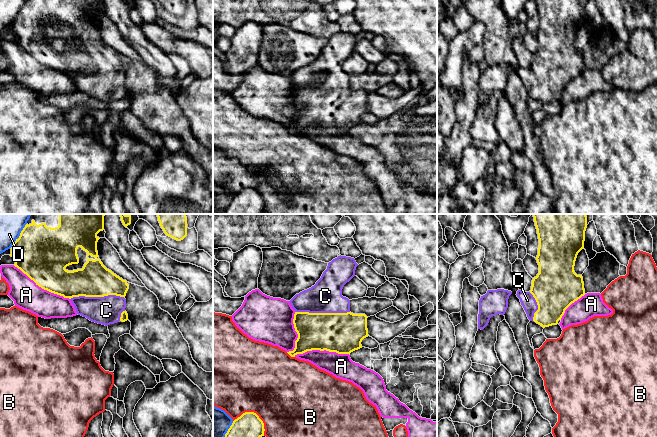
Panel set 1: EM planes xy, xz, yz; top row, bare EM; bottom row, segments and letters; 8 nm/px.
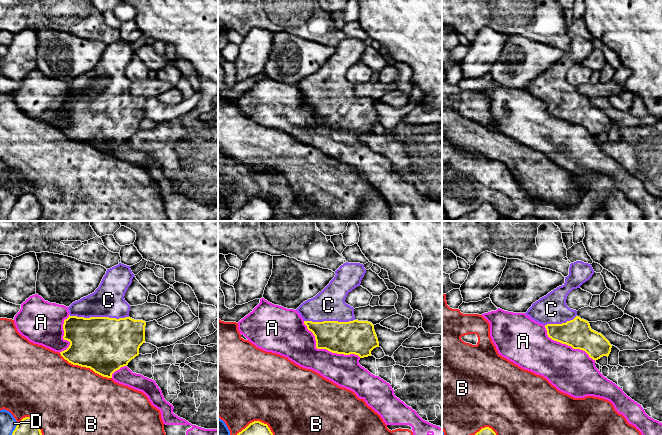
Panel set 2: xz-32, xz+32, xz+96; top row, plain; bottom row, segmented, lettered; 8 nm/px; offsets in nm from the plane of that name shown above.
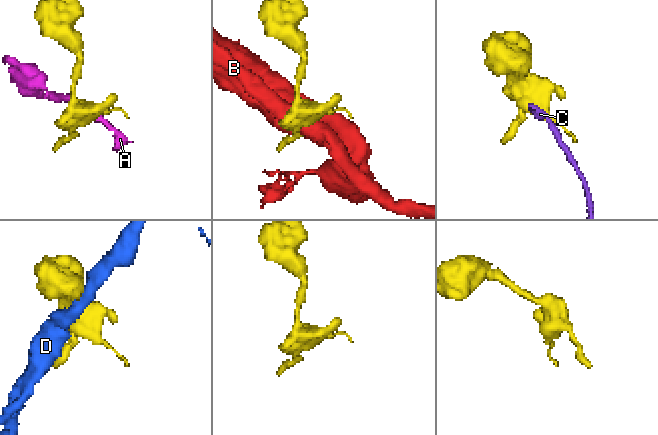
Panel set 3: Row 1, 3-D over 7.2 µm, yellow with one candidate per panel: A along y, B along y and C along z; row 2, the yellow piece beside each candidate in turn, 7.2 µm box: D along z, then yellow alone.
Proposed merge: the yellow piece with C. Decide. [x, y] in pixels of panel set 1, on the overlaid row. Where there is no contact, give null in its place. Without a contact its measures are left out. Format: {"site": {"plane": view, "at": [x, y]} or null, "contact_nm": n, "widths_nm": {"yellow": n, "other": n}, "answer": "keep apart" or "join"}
{"site": {"plane": "xy", "at": [97, 296]}, "contact_nm": 440, "widths_nm": {"yellow": 280, "other": 220}, "answer": "join"}

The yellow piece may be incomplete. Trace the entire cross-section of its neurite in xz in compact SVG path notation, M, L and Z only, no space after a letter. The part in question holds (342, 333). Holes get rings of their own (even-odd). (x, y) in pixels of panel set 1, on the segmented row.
M338 256L328 263L327 269L323 272L321 278L311 288L296 294L289 302L295 310L293 324L298 338L295 341L293 351L287 352L291 357L297 354L303 354L307 351L320 350L336 352L338 354L350 354L351 352L362 348L361 342L368 337L367 316L365 314L353 314L350 312L350 300L342 296L344 285L355 276L355 270L358 264L354 258Z

